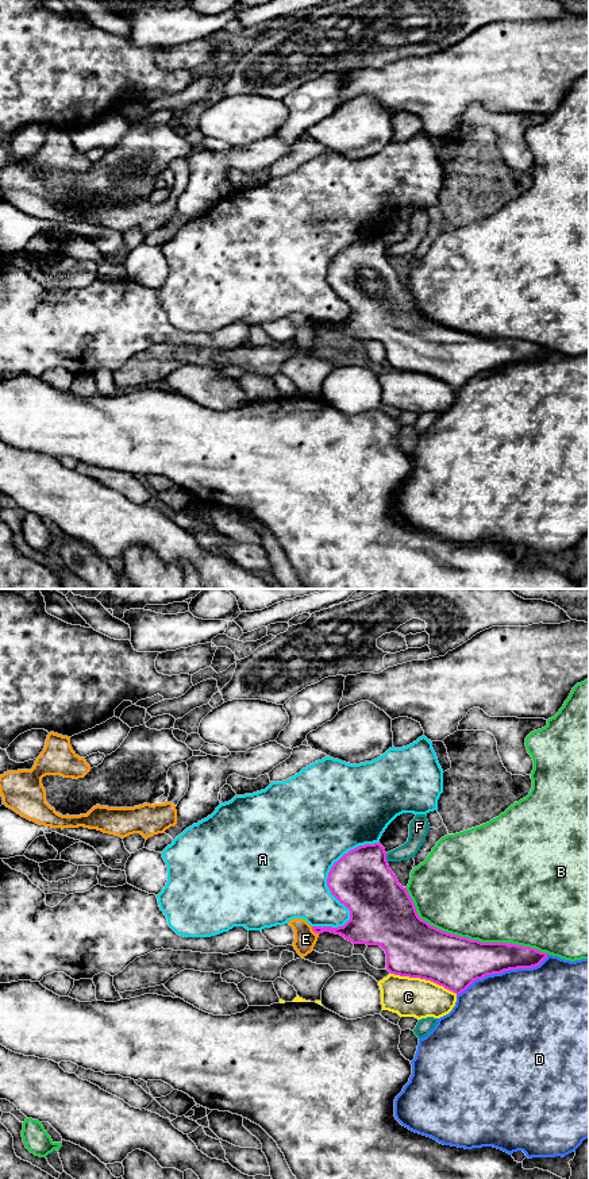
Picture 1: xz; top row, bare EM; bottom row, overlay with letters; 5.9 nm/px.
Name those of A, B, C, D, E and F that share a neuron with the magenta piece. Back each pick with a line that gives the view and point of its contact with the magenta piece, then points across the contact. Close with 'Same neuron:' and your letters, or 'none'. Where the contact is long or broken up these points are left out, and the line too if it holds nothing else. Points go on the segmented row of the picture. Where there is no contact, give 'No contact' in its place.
Same neuron: none

